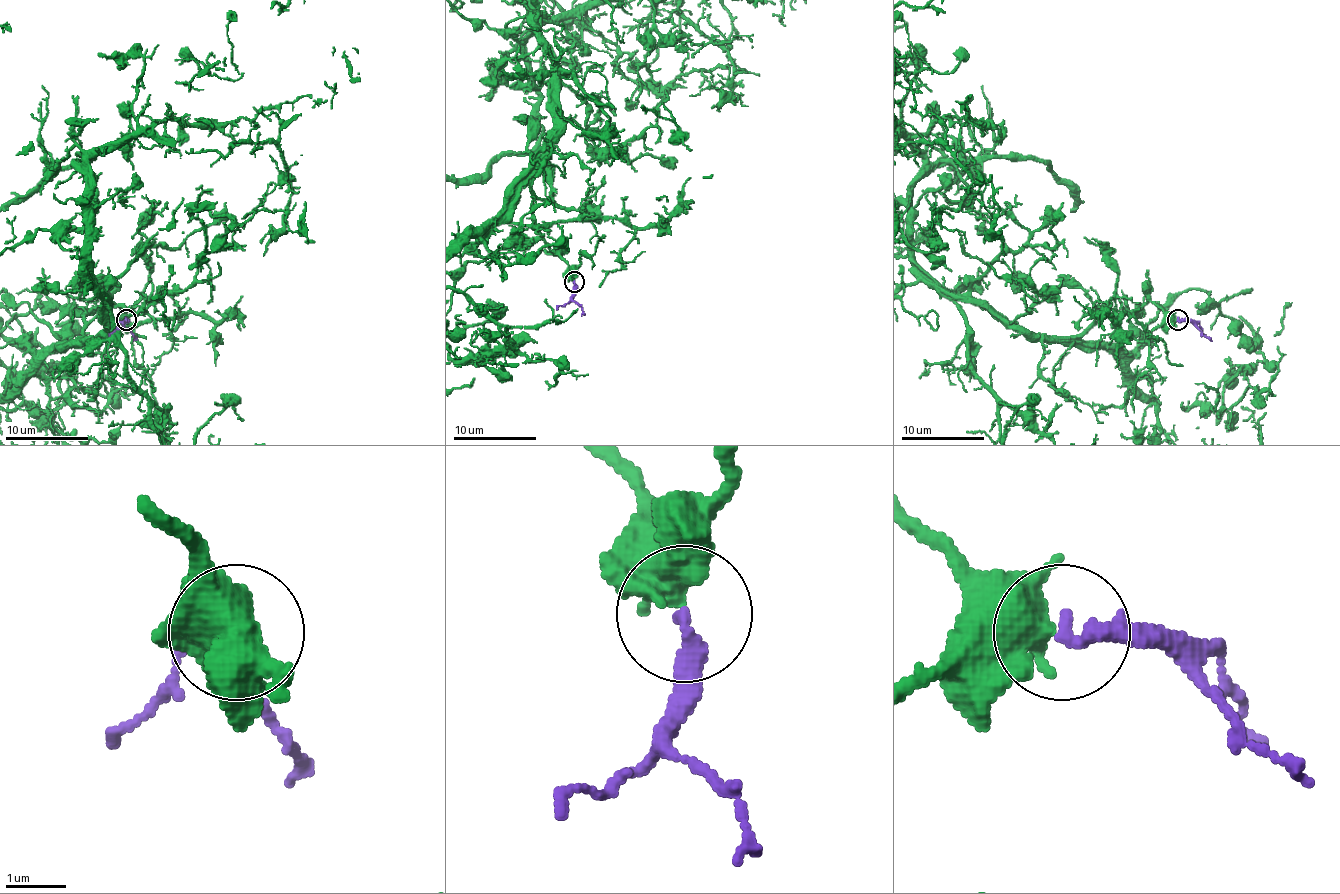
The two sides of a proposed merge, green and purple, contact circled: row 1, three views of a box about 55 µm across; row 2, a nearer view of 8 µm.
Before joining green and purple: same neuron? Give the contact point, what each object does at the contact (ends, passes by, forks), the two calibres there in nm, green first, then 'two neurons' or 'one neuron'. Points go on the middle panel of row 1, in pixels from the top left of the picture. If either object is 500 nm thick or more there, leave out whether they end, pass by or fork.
(574, 281) | 650/280 nm | one neuron

